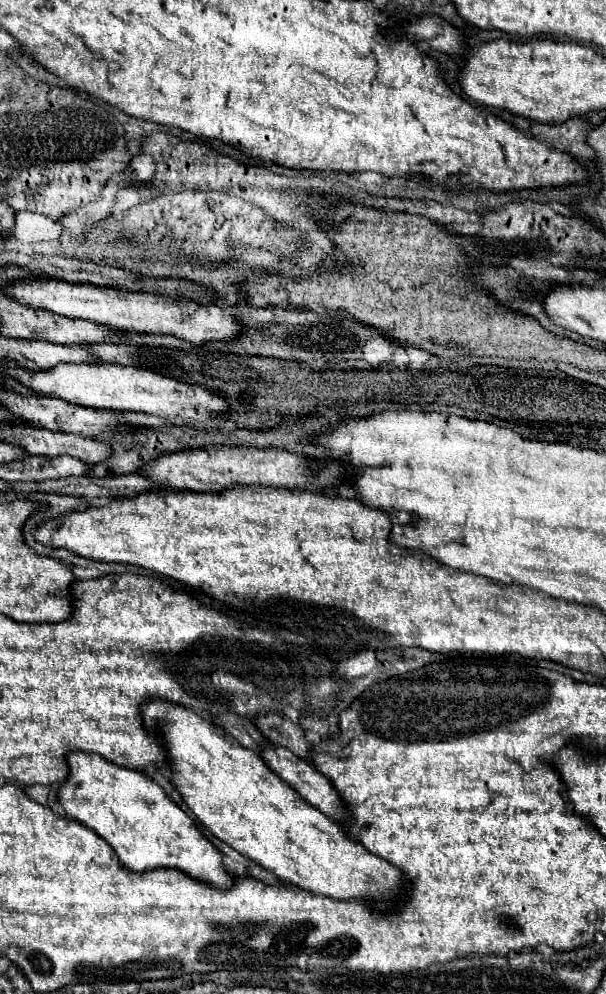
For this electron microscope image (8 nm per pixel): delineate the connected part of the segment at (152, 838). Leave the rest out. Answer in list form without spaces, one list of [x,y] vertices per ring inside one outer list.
[[[83,751],[71,753],[67,763],[71,769],[67,781],[77,785],[61,785],[61,807],[69,817],[75,817],[79,823],[103,837],[115,849],[125,867],[137,873],[171,867],[217,889],[229,889],[229,885],[233,885],[237,875],[227,871],[223,853],[197,829],[195,821],[143,771],[119,767],[97,753]]]

